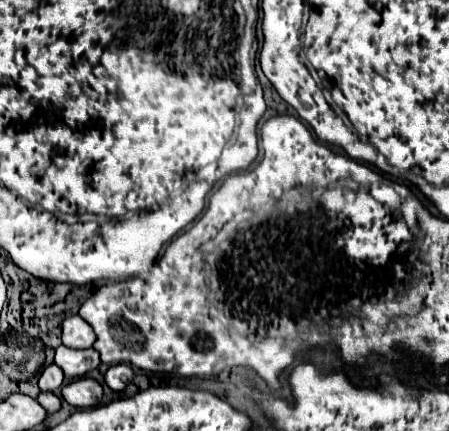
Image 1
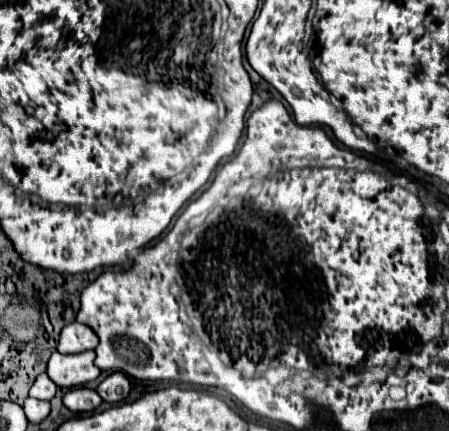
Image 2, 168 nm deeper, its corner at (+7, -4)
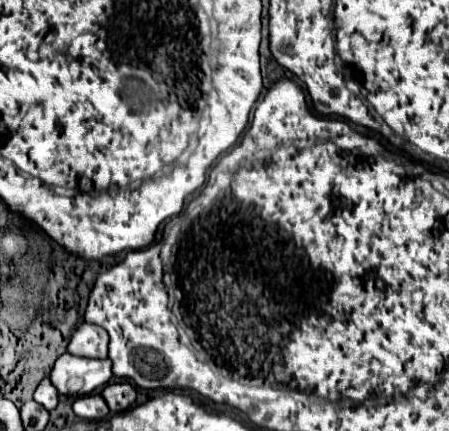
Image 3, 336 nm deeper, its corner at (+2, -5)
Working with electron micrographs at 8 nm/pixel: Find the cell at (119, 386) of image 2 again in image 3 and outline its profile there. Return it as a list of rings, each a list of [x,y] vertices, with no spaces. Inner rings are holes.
[[[110,383],[104,387],[102,391],[104,401],[108,403],[112,413],[120,413],[126,411],[134,401],[136,401],[136,389],[130,383]]]

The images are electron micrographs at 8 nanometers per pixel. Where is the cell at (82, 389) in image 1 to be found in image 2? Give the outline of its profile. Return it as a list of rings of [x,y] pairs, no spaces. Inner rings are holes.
[[[71,388],[63,396],[63,404],[71,412],[93,412],[101,406],[101,396],[91,388]]]

